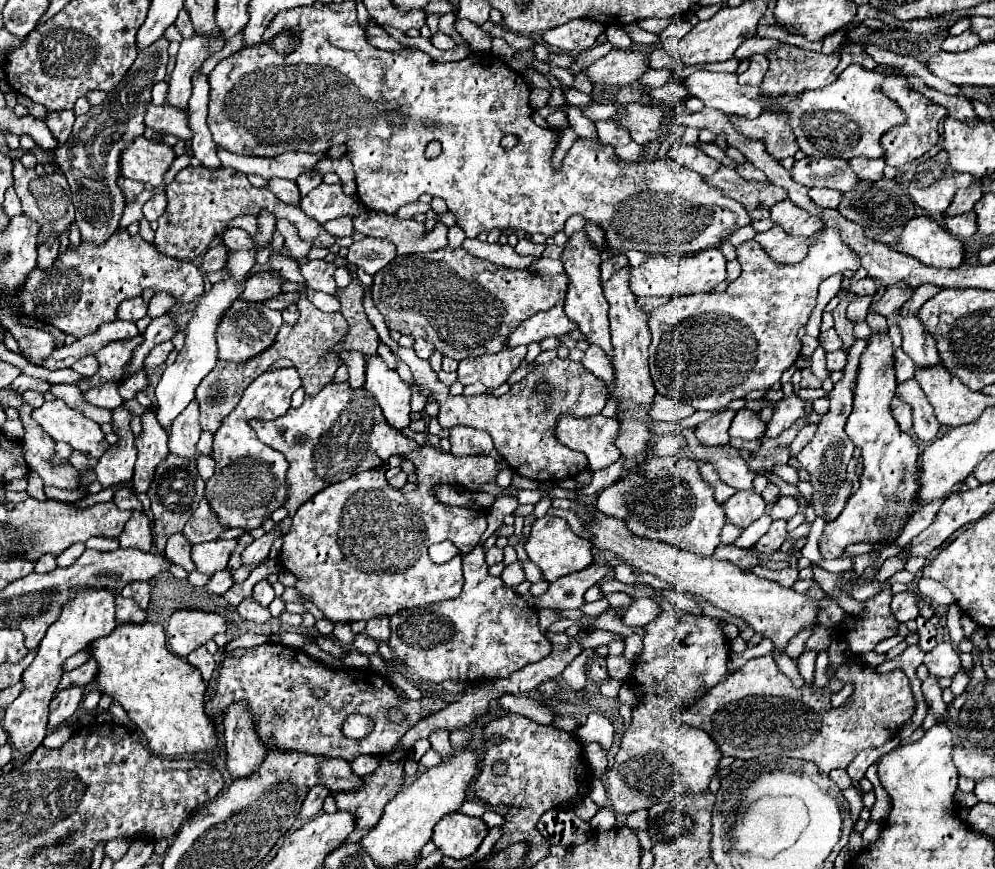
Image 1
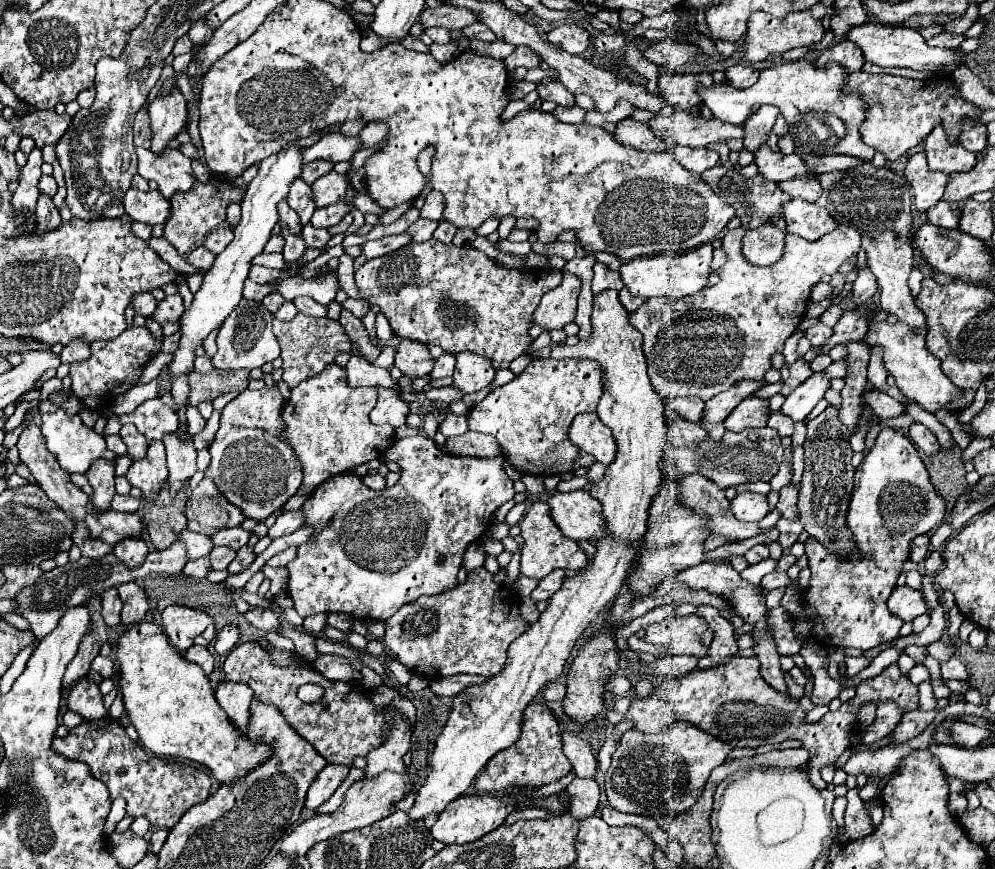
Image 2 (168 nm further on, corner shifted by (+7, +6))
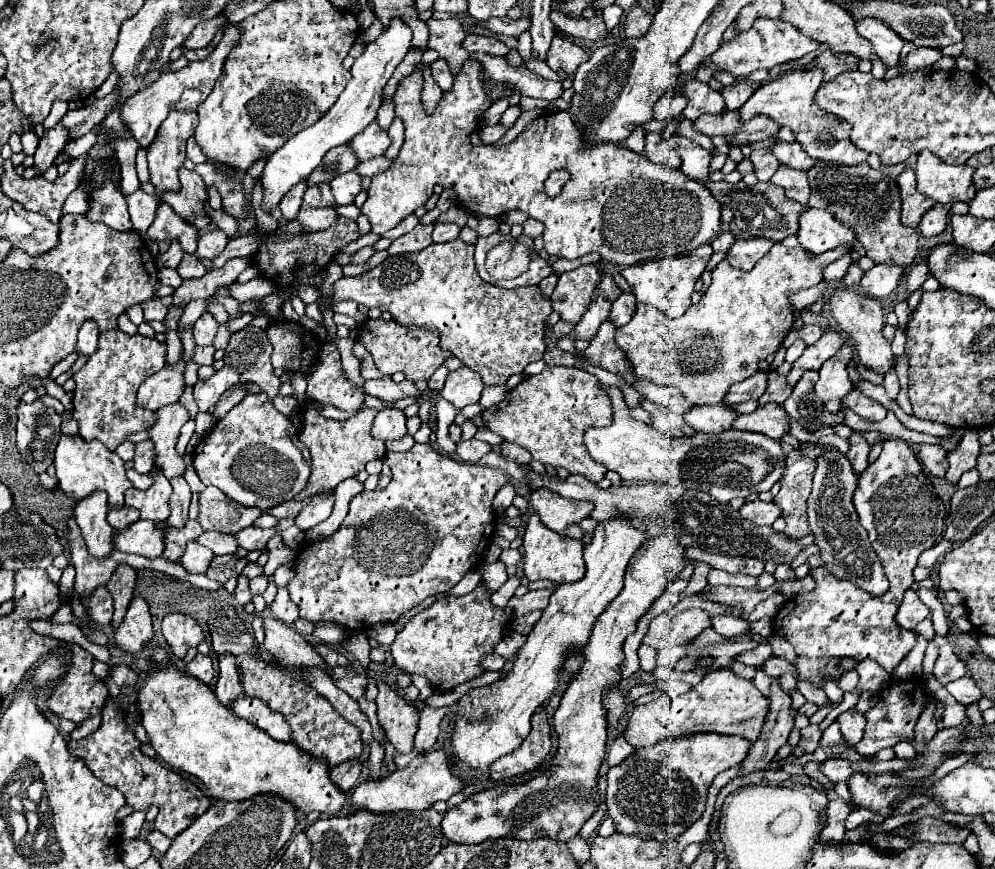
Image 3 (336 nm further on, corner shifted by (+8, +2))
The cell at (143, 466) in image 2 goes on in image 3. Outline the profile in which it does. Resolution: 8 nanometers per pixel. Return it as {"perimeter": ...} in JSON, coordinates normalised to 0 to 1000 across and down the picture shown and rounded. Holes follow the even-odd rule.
{"perimeter":[[[154,540],[154,558],[148,565],[130,563],[126,570],[126,581],[134,583],[142,590],[142,597],[150,600],[166,600],[170,595],[170,570],[172,570],[172,556],[168,549]]]}

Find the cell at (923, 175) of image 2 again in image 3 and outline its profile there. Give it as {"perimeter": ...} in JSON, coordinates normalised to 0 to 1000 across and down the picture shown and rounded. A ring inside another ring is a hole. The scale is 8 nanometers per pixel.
{"perimeter":[[[910,194],[902,206],[899,206],[906,224],[906,257],[910,261],[922,261],[928,245],[940,236],[938,229],[932,229],[932,224],[924,222],[920,217],[920,197]]]}

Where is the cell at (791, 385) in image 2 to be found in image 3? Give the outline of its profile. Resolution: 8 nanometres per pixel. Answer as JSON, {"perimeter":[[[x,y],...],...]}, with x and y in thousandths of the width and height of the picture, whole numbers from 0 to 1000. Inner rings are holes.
{"perimeter":[[[779,427],[773,429],[773,445],[771,450],[765,455],[765,459],[761,461],[761,466],[769,466],[771,461],[777,461],[777,464],[787,464],[791,457],[795,455],[795,445],[791,445],[789,441],[789,432],[781,432]]]}

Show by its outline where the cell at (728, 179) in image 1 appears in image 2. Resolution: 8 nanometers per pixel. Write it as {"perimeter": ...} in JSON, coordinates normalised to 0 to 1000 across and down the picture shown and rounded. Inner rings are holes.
{"perimeter":[[[724,188],[720,192],[714,192],[712,197],[708,197],[706,206],[714,213],[714,217],[724,229],[728,229],[732,236],[736,236],[740,241],[740,250],[744,250],[748,264],[760,264],[760,261],[772,257],[772,252],[776,247],[786,247],[786,236],[794,229],[778,208],[768,206],[764,199],[756,206],[748,206],[744,199],[734,197],[734,194],[726,192]]]}

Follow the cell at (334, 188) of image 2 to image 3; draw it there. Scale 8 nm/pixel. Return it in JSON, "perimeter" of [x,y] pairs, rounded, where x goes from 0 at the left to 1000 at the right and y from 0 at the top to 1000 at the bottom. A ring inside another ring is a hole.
{"perimeter":[[[351,197],[345,201],[339,201],[333,208],[333,220],[337,227],[339,236],[351,236],[355,234],[357,224],[363,220],[363,201],[359,201],[359,197]]]}

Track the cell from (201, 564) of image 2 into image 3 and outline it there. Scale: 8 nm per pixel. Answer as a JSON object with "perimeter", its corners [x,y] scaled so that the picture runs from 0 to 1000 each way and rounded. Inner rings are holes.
{"perimeter":[[[226,639],[226,641],[216,641],[212,646],[212,652],[208,655],[208,664],[218,669],[218,671],[226,671],[232,664],[240,664],[244,652],[248,650],[248,641],[238,641],[238,639]]]}

